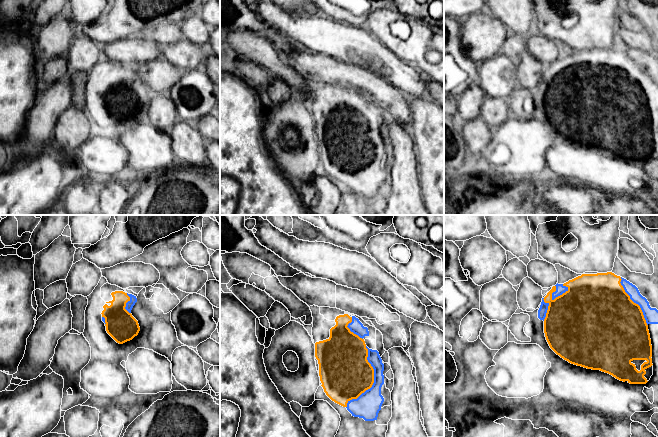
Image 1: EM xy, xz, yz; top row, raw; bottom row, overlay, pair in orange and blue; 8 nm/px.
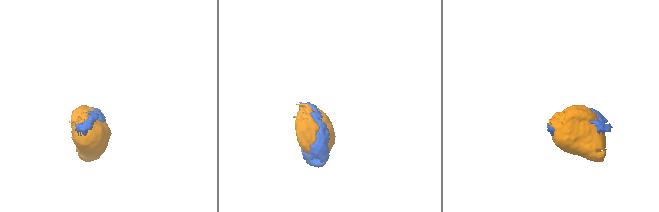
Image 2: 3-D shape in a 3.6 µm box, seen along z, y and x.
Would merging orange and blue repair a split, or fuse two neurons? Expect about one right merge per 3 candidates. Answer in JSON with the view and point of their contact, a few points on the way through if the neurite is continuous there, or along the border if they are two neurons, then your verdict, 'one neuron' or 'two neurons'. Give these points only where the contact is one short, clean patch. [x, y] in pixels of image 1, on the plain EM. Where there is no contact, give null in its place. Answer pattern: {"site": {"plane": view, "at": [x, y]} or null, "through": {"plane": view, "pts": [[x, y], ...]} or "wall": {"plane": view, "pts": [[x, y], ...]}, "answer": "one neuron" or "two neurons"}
{"site": {"plane": "xz", "at": [373, 156]}, "answer": "one neuron"}

